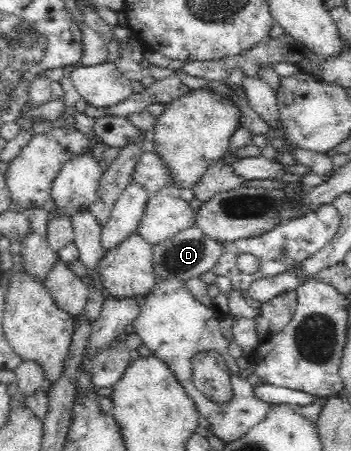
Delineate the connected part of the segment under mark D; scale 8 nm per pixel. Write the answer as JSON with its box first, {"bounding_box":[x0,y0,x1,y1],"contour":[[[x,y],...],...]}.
{"bounding_box":[152,226,222,282],"contour":[[[194,226],[187,228],[168,238],[166,242],[160,242],[152,246],[152,262],[157,277],[157,282],[162,282],[164,278],[181,278],[188,281],[192,277],[198,277],[202,273],[210,272],[211,266],[215,265],[216,259],[222,252],[217,241],[206,236],[200,228]]]}

